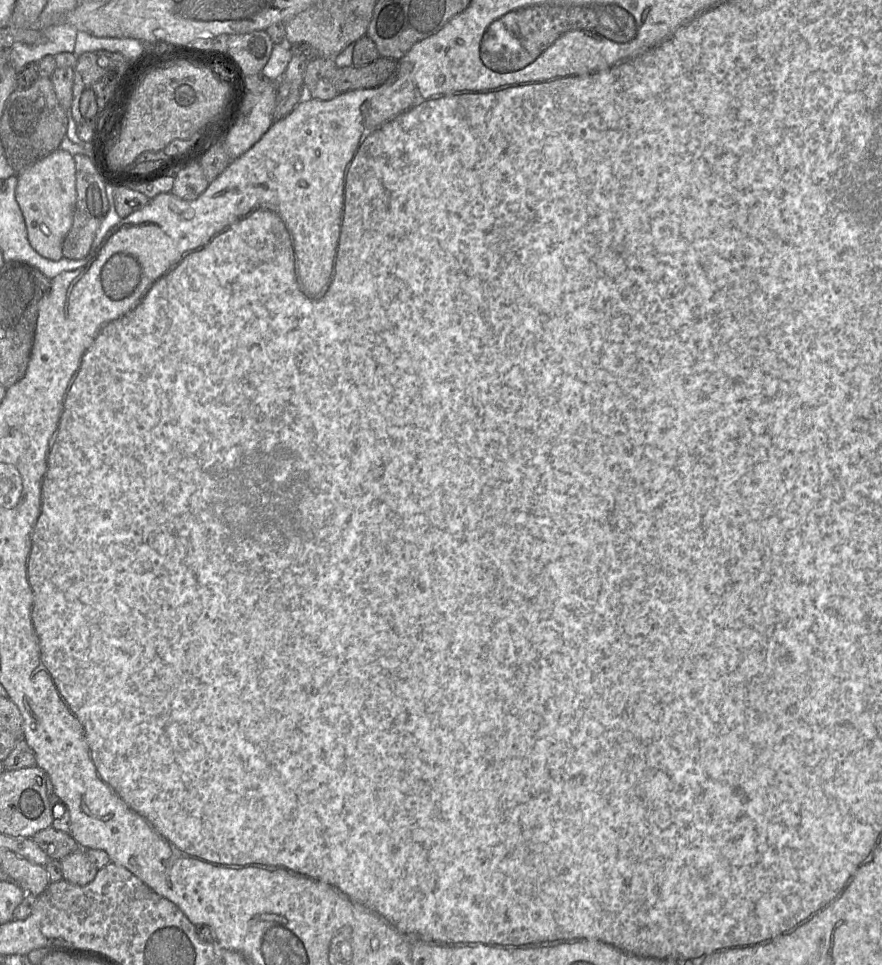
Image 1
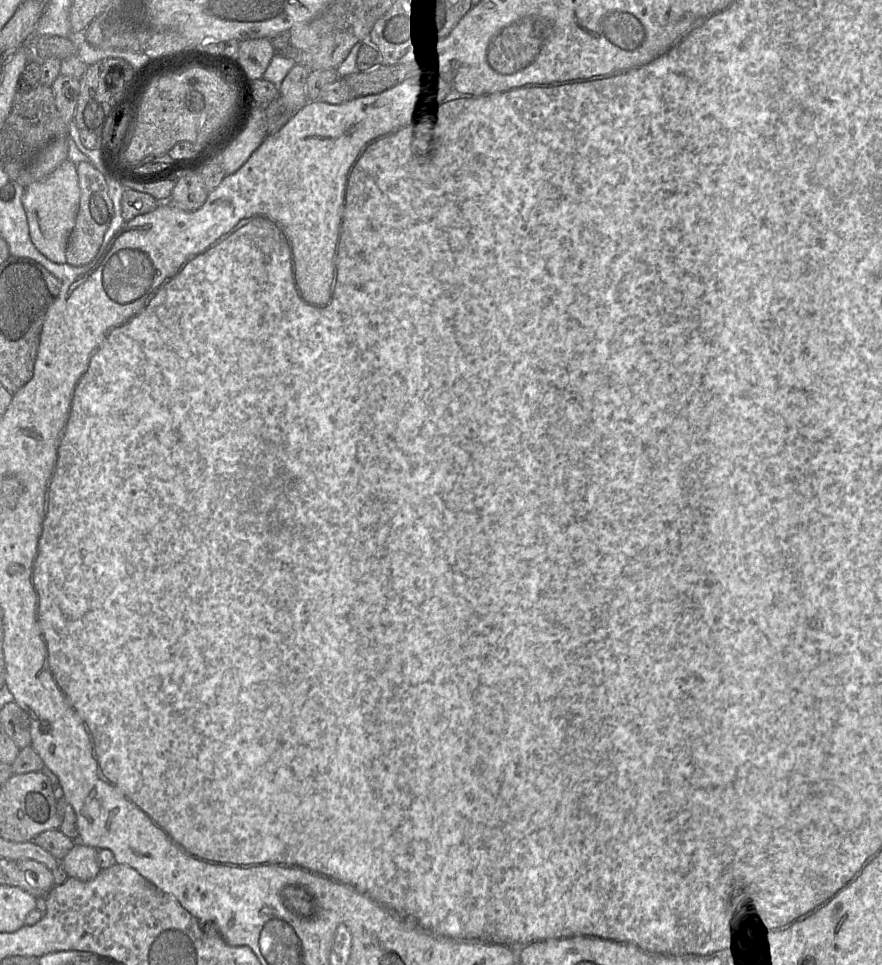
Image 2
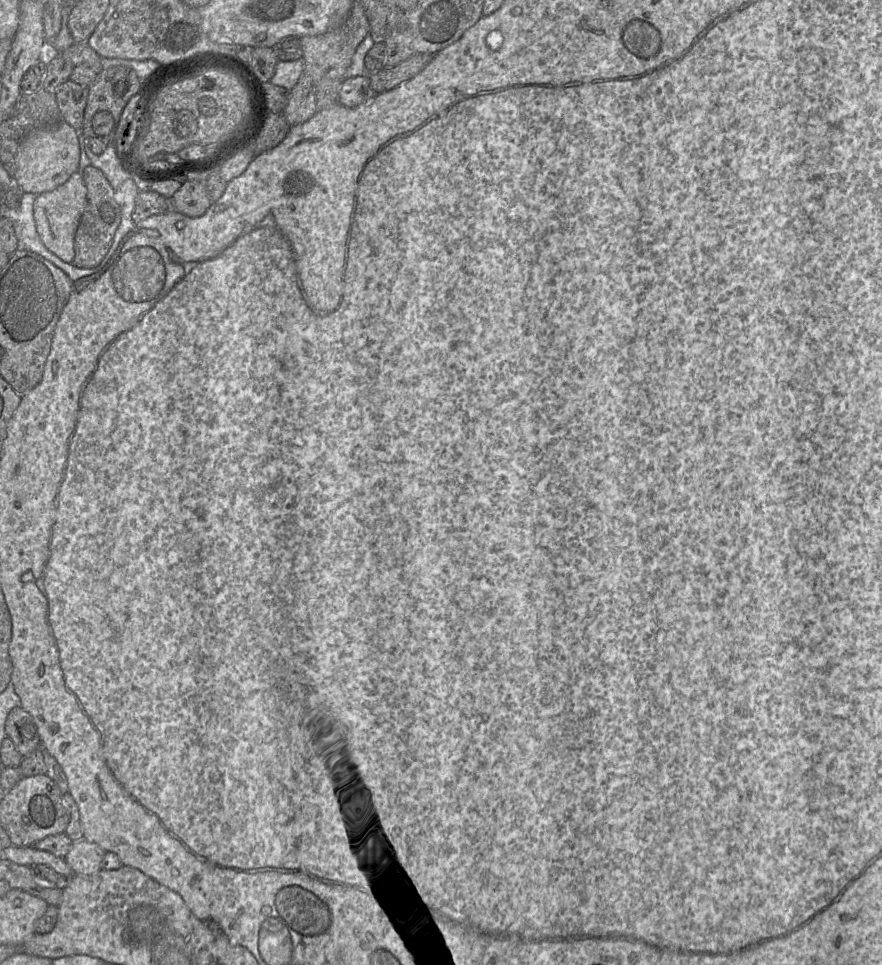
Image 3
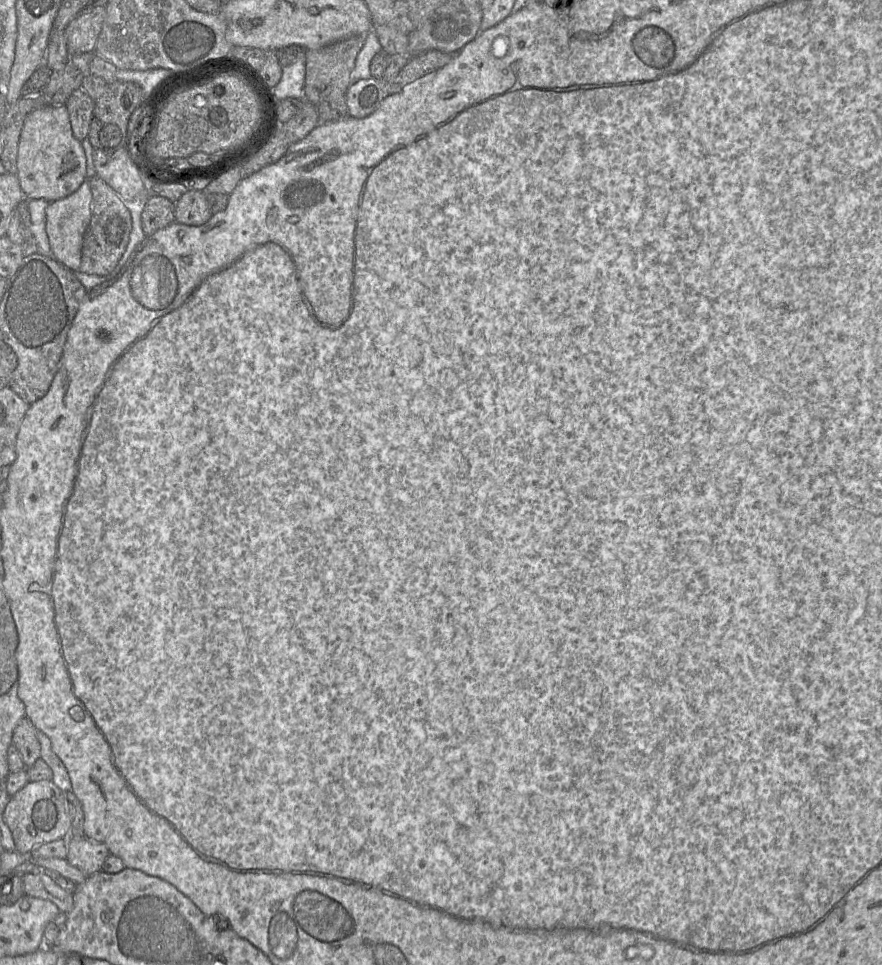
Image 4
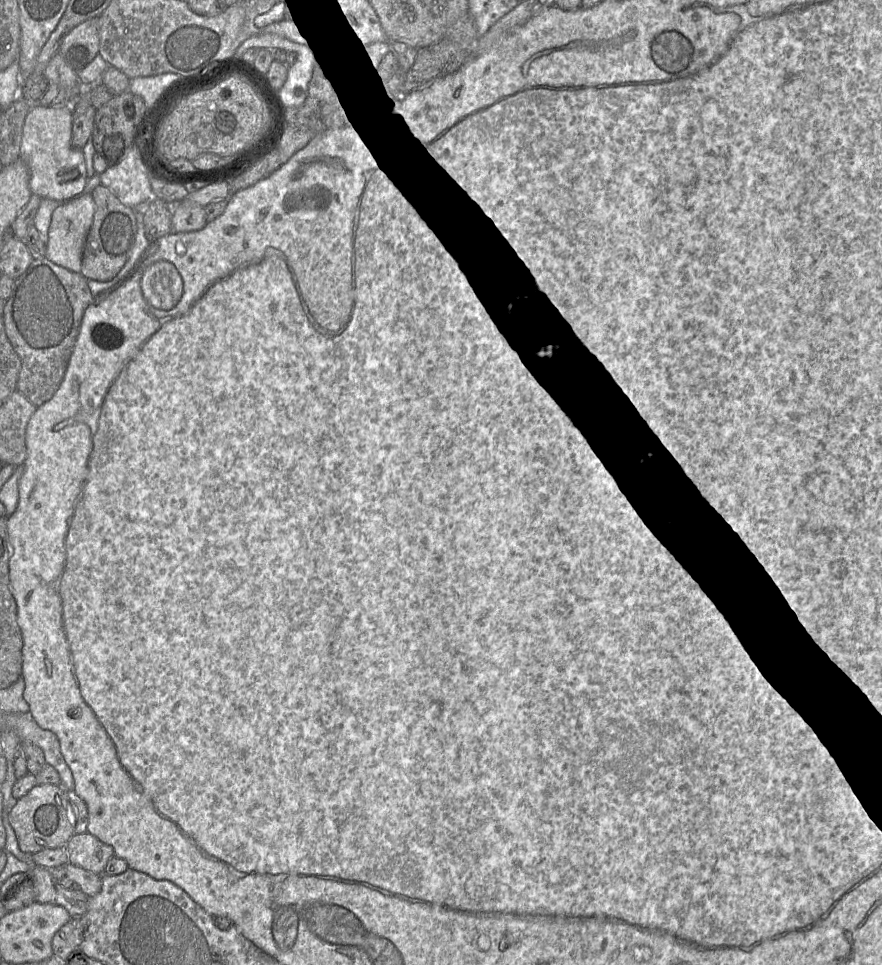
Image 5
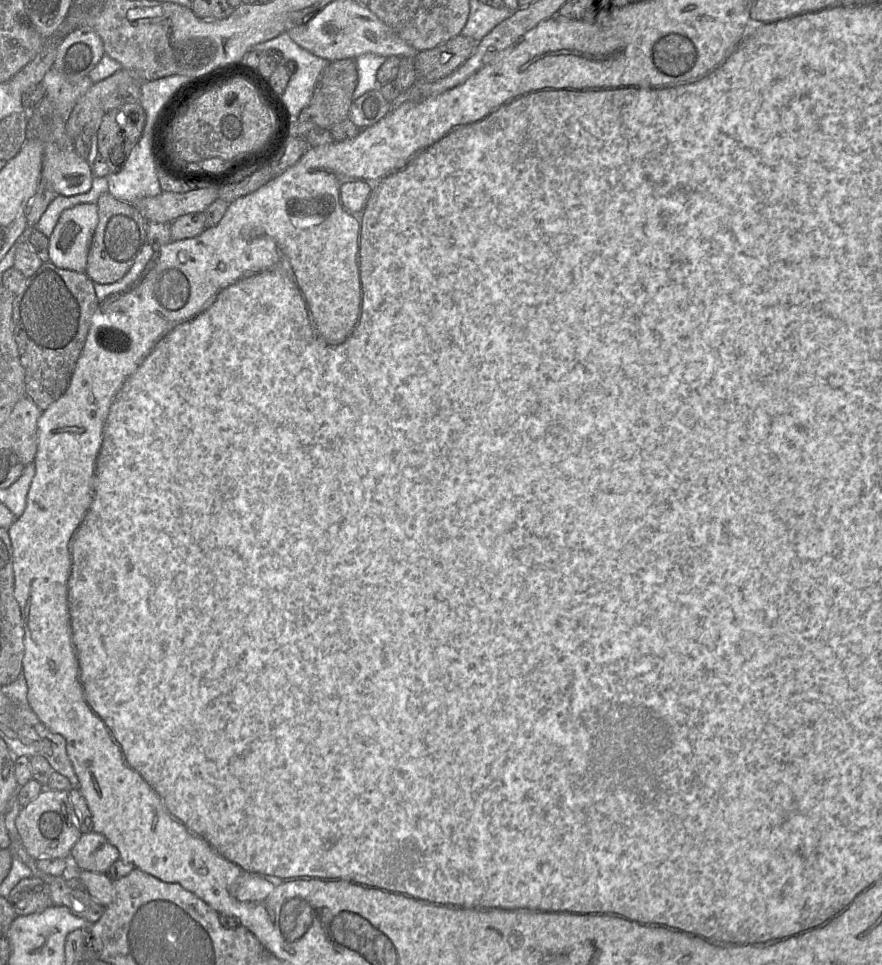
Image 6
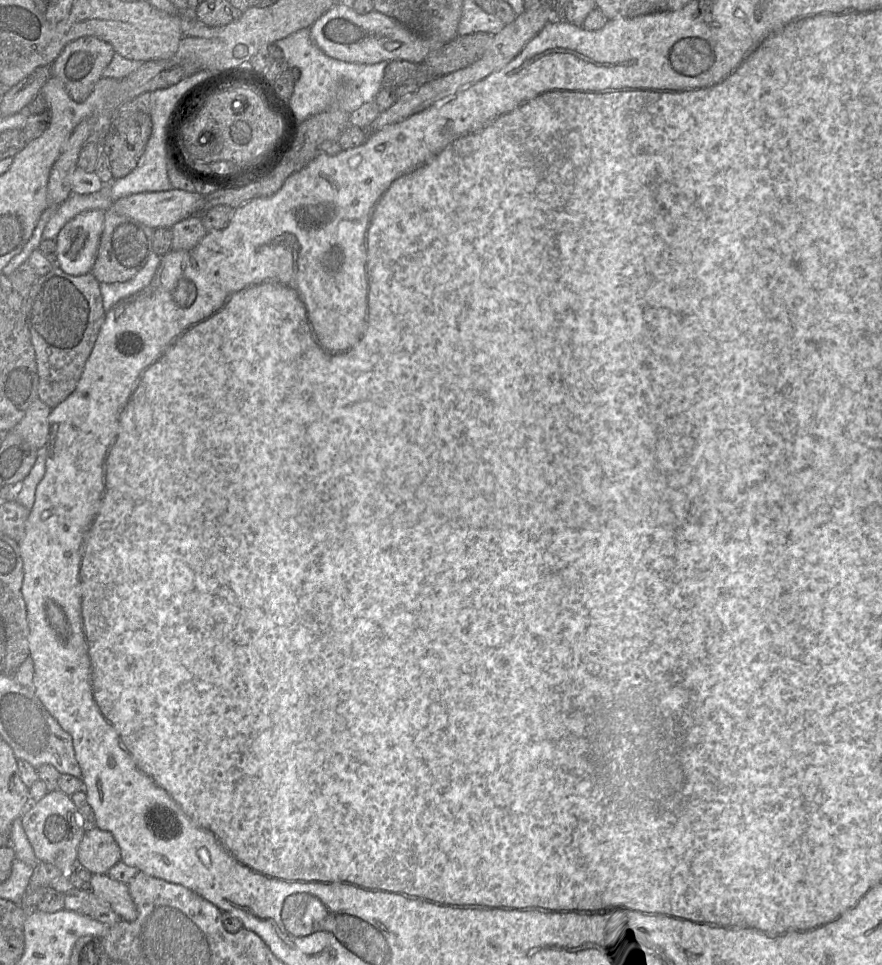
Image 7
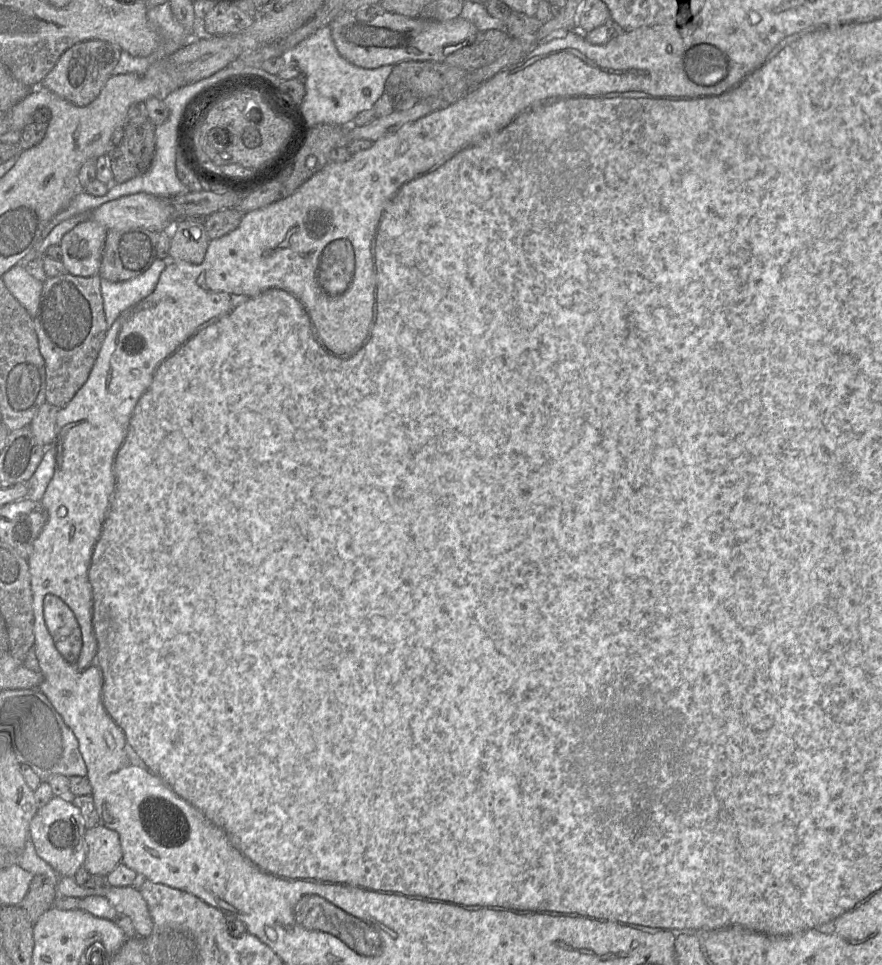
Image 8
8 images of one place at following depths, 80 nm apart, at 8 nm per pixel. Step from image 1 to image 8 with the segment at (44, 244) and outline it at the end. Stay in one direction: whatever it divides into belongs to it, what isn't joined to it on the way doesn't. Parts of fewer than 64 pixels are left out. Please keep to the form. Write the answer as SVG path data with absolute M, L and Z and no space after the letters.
M91 219L67 232L59 244L67 272L78 277L98 275L106 235L106 228Z

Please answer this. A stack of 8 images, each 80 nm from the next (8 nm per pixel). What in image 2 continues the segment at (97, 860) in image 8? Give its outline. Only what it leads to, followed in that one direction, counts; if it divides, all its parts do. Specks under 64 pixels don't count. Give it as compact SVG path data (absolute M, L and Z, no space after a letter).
M75 842L72 849L60 861L69 876L80 881L91 881L100 872L97 862L98 850L94 847Z

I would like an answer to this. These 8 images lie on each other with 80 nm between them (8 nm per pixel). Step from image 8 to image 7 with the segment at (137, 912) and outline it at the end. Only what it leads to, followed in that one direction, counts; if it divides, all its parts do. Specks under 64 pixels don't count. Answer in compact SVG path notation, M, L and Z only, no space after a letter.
M92 874L90 891L105 902L121 919L134 921L137 909L125 883L111 879L107 874Z

